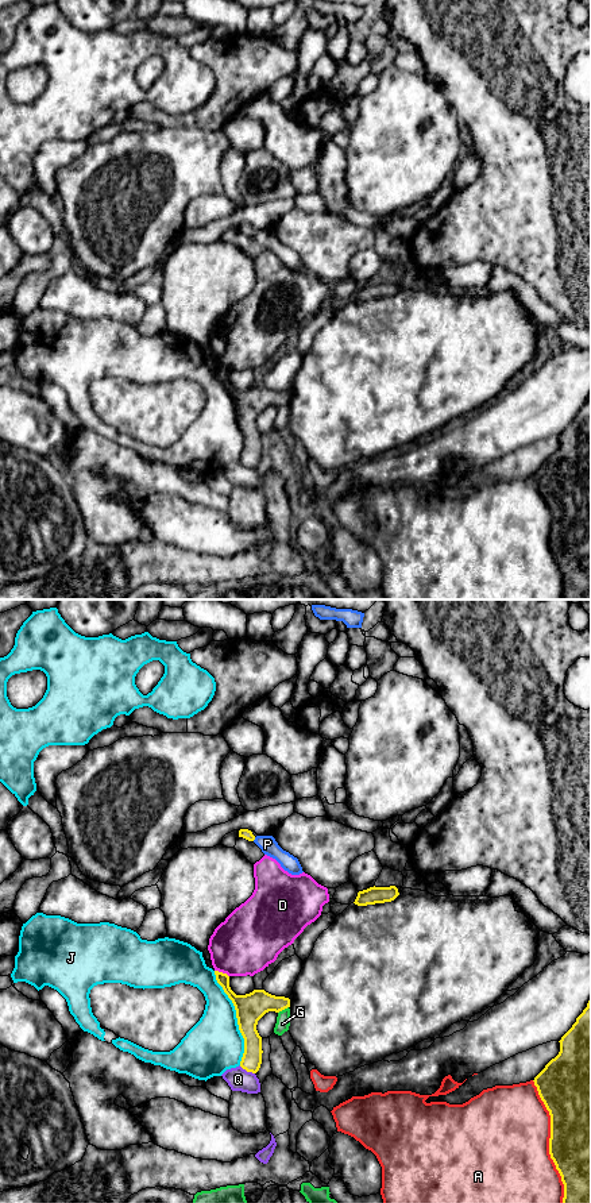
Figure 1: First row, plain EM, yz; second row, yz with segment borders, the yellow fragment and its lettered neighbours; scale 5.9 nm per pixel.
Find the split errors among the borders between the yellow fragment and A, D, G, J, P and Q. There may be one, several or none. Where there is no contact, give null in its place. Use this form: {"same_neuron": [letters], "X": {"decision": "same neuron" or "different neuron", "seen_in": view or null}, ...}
{"same_neuron": [], "A": {"decision": "different neuron", "seen_in": "yz"}, "D": {"decision": "different neuron", "seen_in": "yz"}, "G": {"decision": "different neuron", "seen_in": "yz"}, "J": {"decision": "different neuron", "seen_in": "yz"}, "P": {"decision": "different neuron", "seen_in": "yz"}, "Q": {"decision": "different neuron", "seen_in": "yz"}}

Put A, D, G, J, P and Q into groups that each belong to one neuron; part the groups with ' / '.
A / D / G / J / P / Q

